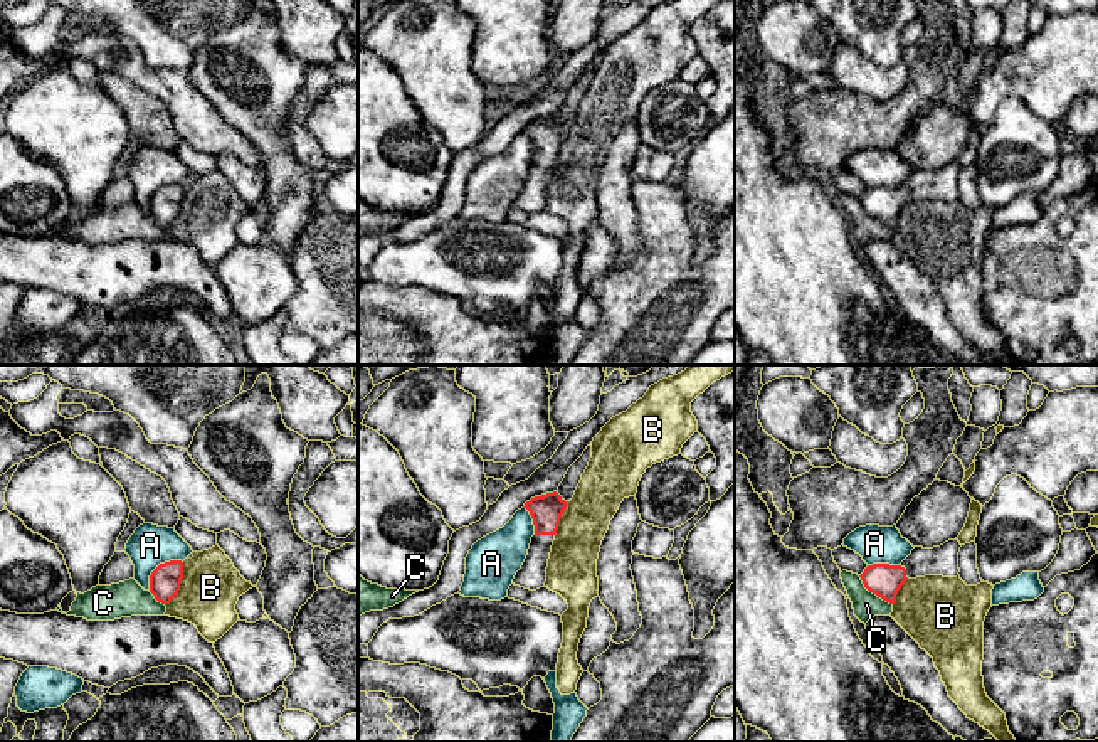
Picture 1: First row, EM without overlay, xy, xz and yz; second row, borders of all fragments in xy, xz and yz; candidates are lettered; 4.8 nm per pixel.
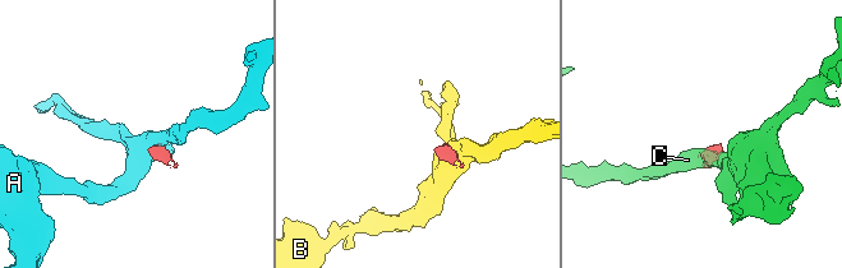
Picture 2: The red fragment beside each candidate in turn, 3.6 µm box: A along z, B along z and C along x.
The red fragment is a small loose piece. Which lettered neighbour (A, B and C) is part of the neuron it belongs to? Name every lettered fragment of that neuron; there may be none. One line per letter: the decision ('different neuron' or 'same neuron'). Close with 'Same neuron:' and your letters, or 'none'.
A: different neuron
B: different neuron
C: different neuron
Same neuron: none

